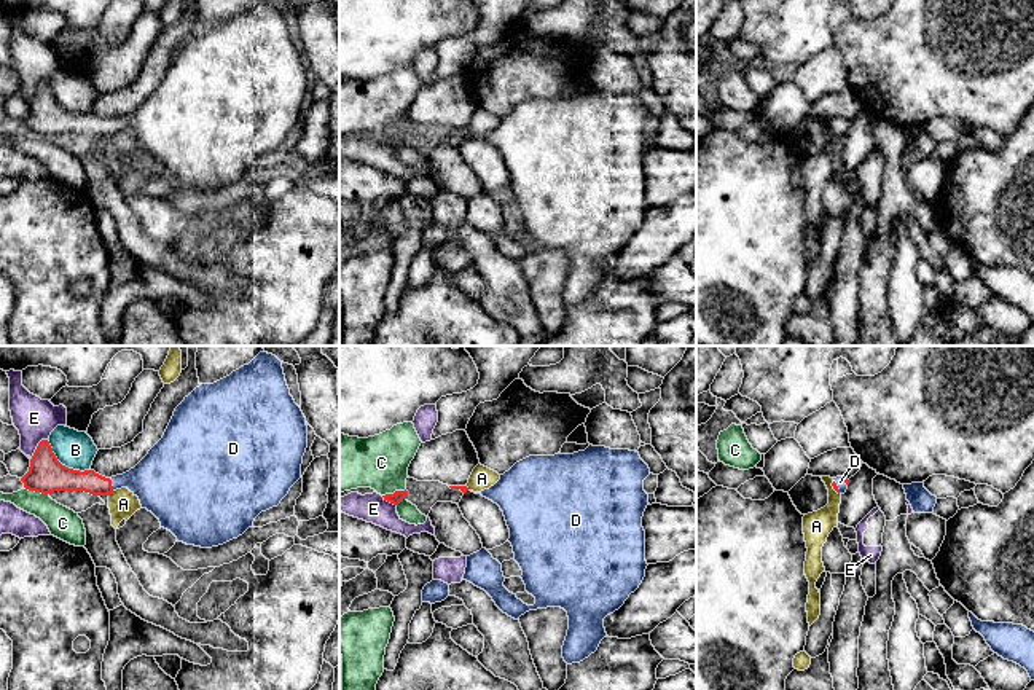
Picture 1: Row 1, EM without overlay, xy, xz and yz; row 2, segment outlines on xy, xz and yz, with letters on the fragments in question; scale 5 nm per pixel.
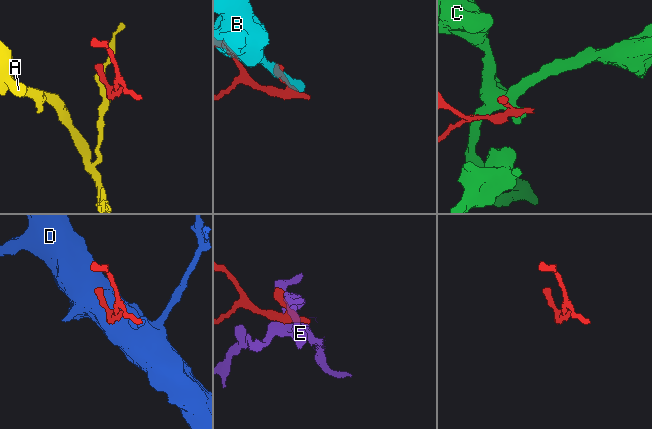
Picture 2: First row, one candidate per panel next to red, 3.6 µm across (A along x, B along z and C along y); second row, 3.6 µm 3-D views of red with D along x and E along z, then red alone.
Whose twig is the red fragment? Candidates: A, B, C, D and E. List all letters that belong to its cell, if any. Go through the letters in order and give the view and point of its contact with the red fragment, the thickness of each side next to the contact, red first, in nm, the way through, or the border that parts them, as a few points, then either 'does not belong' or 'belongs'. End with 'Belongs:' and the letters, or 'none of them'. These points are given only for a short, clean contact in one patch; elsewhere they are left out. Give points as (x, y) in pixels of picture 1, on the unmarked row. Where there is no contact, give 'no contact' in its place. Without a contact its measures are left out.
A: xy (110, 136) | 120/150 nm | along xy (113, 134), (109, 139) | does not belong
B: xy (64, 109) | 180/190 nm | does not belong
C: xy (37, 134) | 180/160 nm | along xy (24, 129), (48, 137) | does not belong
D: xy (110, 128) | 130/280 nm | across xy (62, 121), (110, 128), (125, 123), (160, 123) | belongs
E: xy (37, 90) | 180/200 nm | does not belong
Belongs: D

